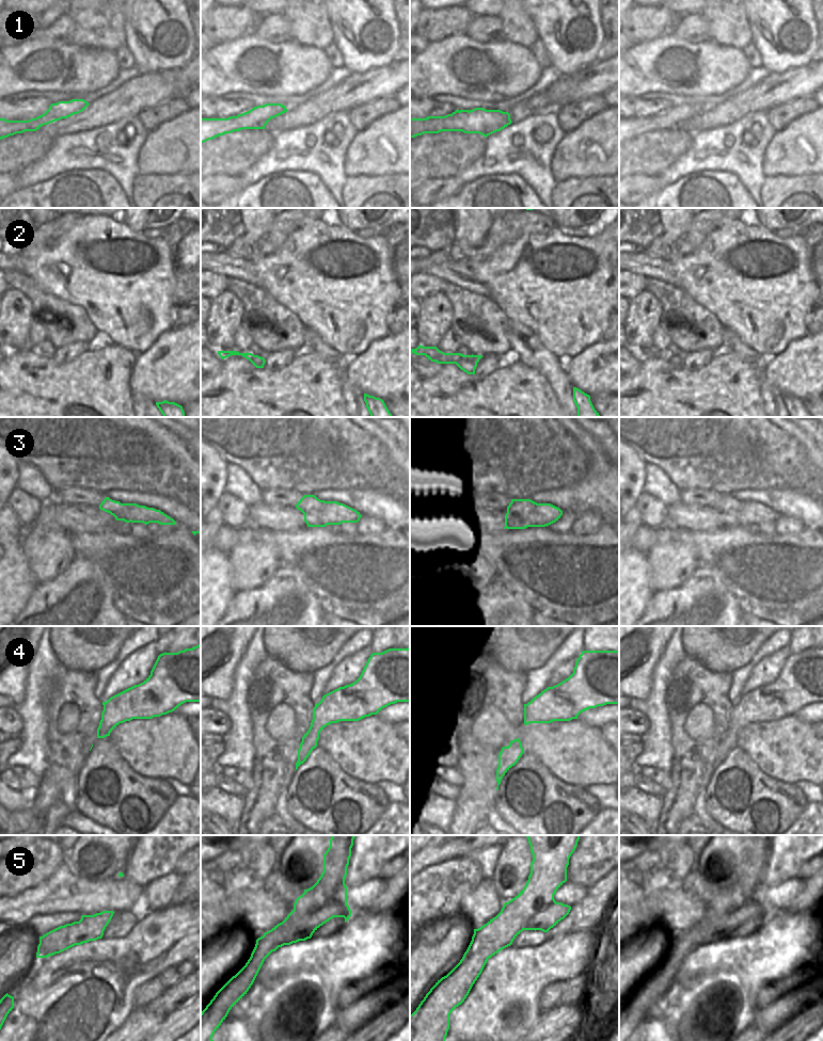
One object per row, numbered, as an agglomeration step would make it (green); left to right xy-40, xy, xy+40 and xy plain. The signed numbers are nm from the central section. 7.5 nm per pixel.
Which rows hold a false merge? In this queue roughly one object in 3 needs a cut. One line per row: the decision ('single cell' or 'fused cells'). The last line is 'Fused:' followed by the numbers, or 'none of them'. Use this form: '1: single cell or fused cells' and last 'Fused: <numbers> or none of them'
1: fused cells
2: fused cells
3: fused cells
4: single cell
5: fused cells
Fused: 1, 2, 3, 5

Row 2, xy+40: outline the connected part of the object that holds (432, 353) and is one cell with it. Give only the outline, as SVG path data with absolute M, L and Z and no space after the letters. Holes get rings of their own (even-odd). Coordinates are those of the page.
M421 345L416 349L410 349L410 353L425 355L431 362L438 364L457 364L461 362L464 356L461 353L444 353L437 347L423 347Z

